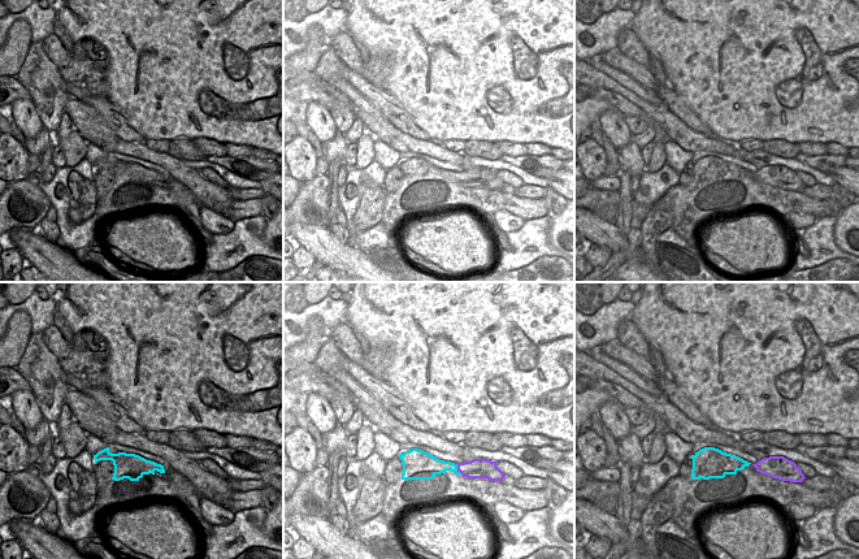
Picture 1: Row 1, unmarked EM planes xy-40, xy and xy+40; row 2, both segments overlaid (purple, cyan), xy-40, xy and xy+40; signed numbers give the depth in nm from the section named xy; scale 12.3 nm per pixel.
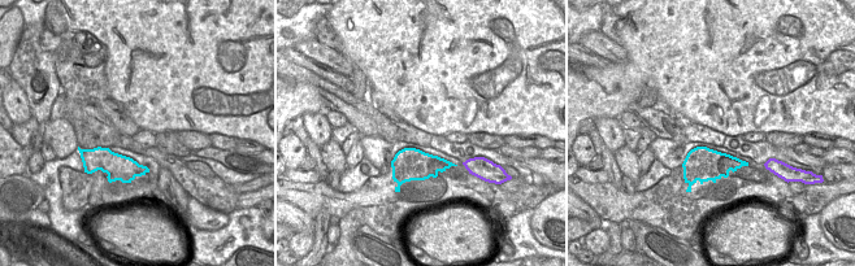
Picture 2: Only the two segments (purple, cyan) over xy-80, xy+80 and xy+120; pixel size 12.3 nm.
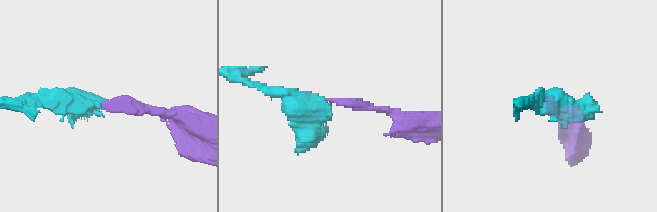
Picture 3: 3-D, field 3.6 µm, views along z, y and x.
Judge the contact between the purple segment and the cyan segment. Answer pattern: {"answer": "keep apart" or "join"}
{"answer": "join"}

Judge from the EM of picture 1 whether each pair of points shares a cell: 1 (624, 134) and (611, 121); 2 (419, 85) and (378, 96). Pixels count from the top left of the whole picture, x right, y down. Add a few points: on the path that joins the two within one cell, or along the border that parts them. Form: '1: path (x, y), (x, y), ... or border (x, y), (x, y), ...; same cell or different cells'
1: path (620, 131), (614, 125); same cell
2: border (371, 82), (390, 92), (411, 115); different cells

